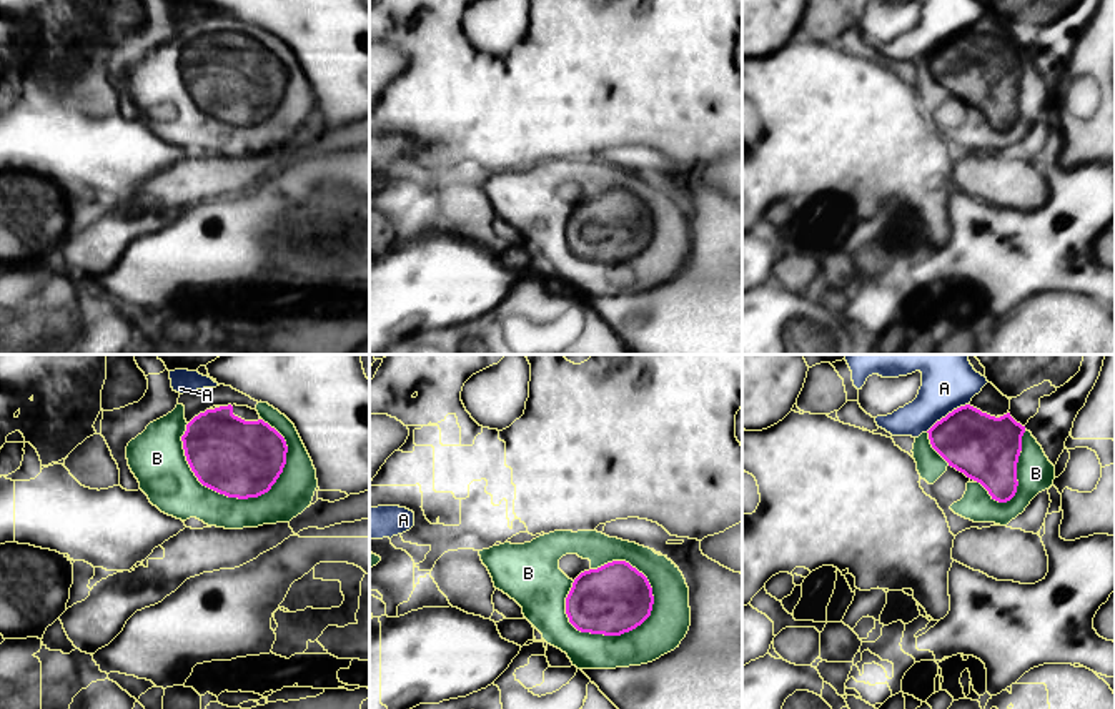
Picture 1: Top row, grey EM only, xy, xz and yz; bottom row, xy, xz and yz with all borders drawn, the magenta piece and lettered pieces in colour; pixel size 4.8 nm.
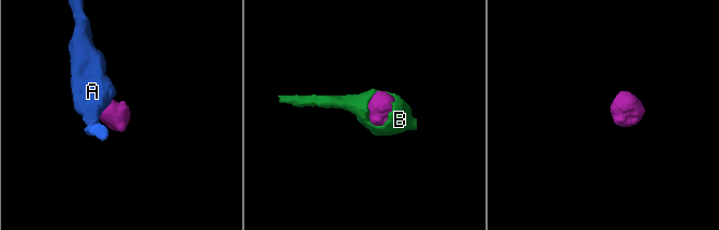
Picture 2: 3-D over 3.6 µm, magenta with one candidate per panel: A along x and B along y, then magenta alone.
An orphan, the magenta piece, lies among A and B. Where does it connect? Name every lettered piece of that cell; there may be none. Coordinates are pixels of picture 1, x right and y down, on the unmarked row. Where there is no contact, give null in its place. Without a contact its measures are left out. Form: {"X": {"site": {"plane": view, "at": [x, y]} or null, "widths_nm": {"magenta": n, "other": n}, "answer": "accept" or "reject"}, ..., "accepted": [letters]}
{"A": {"site": {"plane": "yz", "at": [947, 42]}, "widths_nm": {"magenta": 320, "other": 200}, "answer": "reject"}, "B": {"site": {"plane": "xz", "at": [618, 262]}, "widths_nm": {"magenta": 340, "other": 200}, "answer": "accept"}, "accepted": ["B"]}

